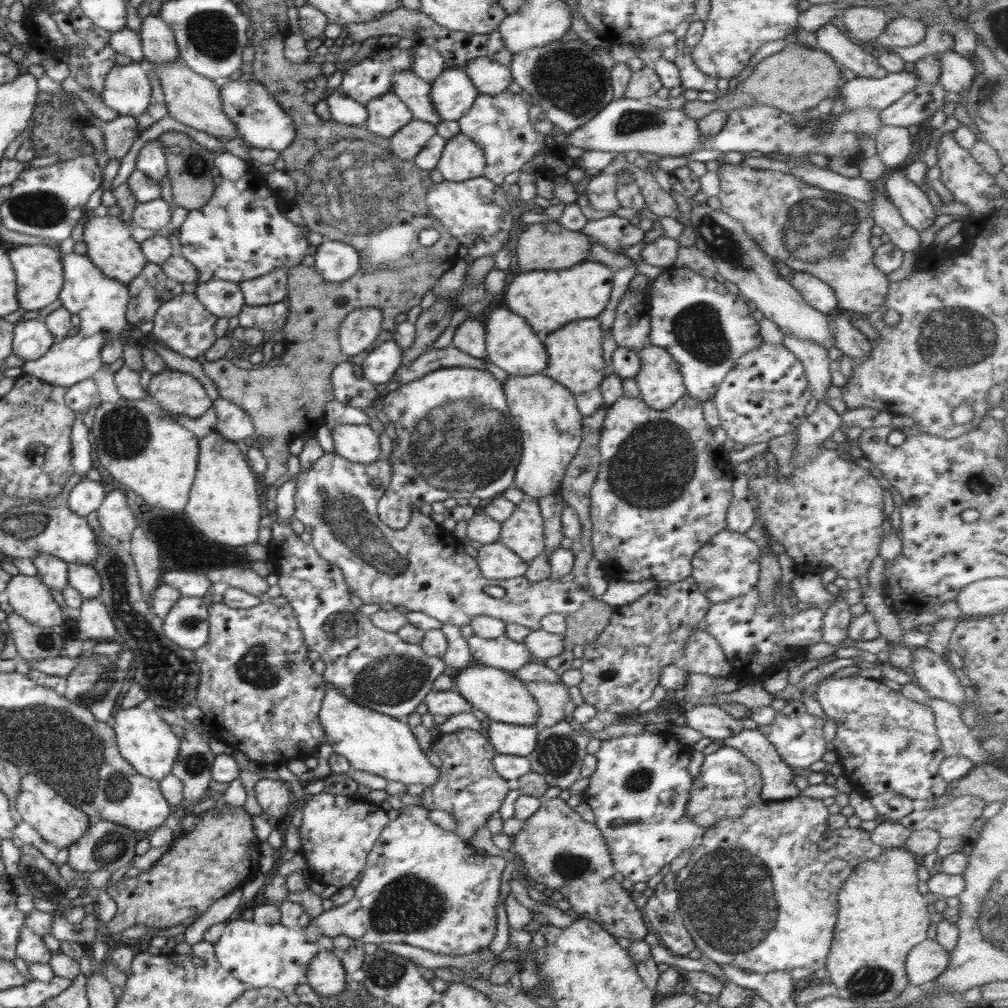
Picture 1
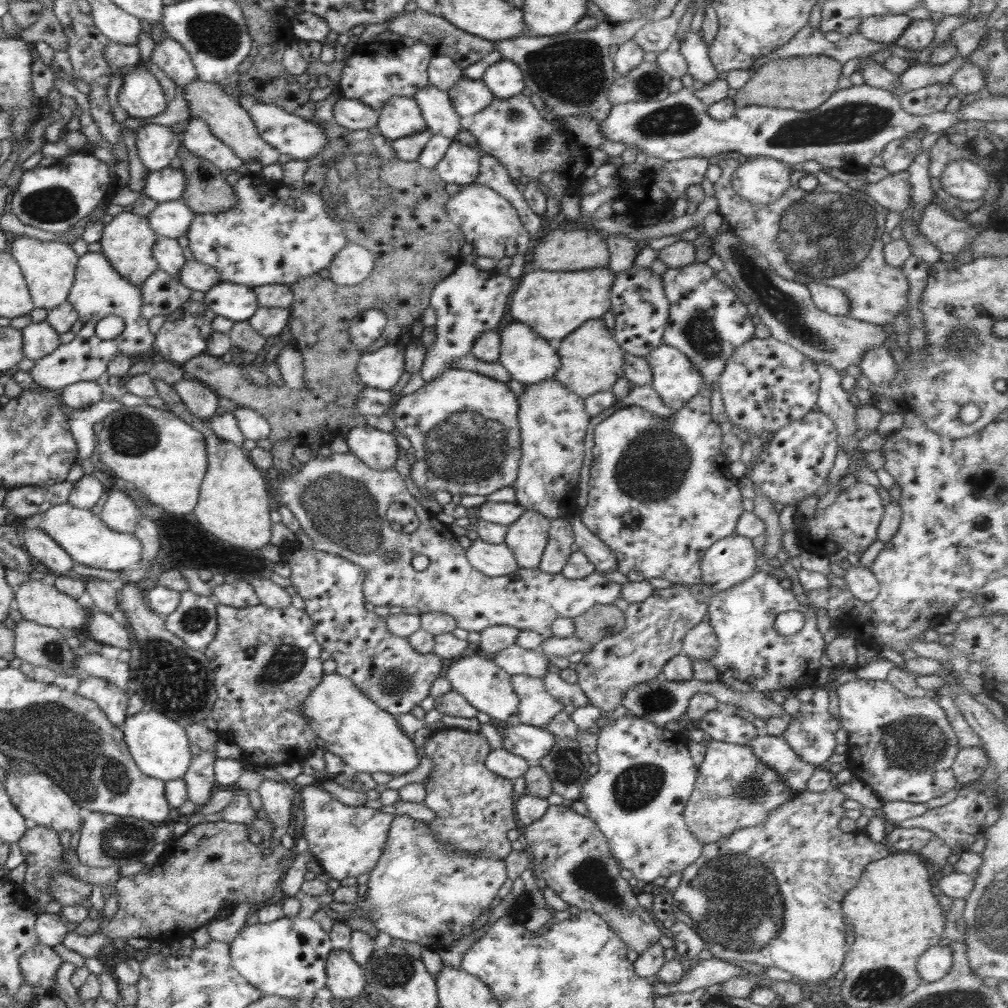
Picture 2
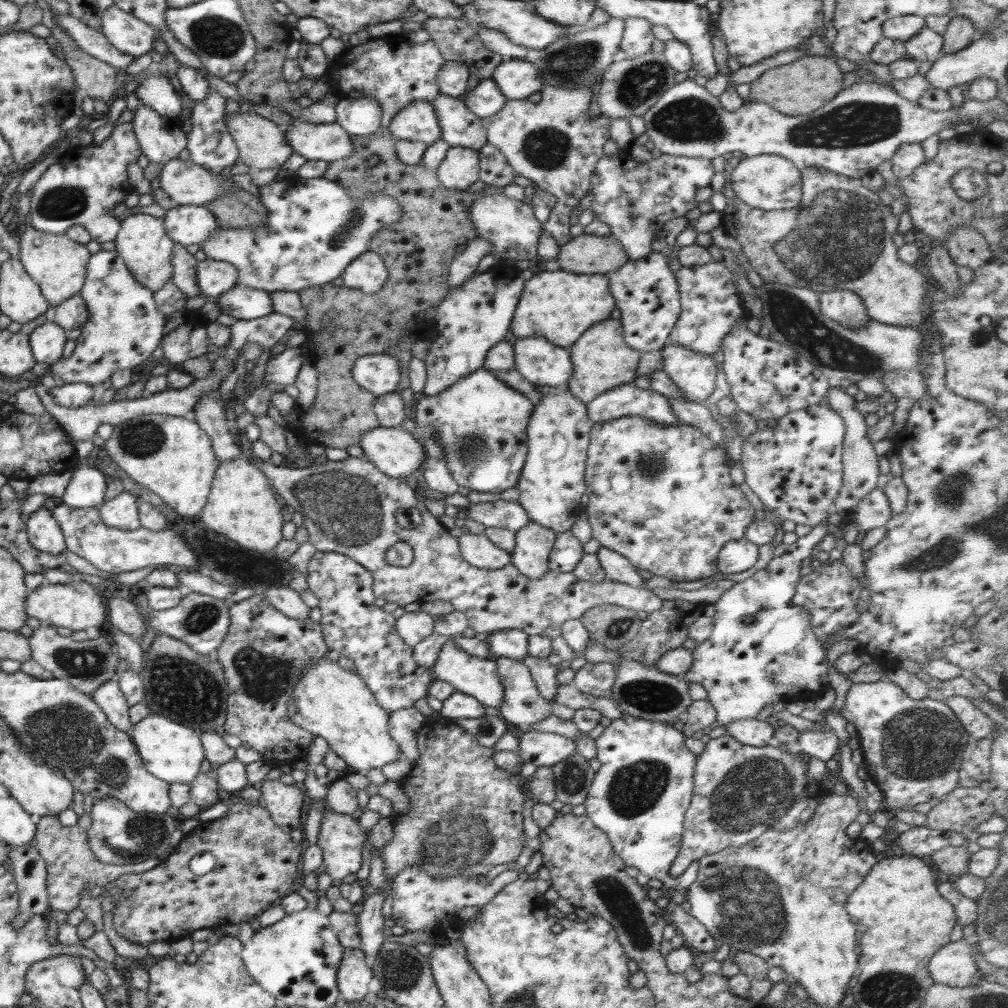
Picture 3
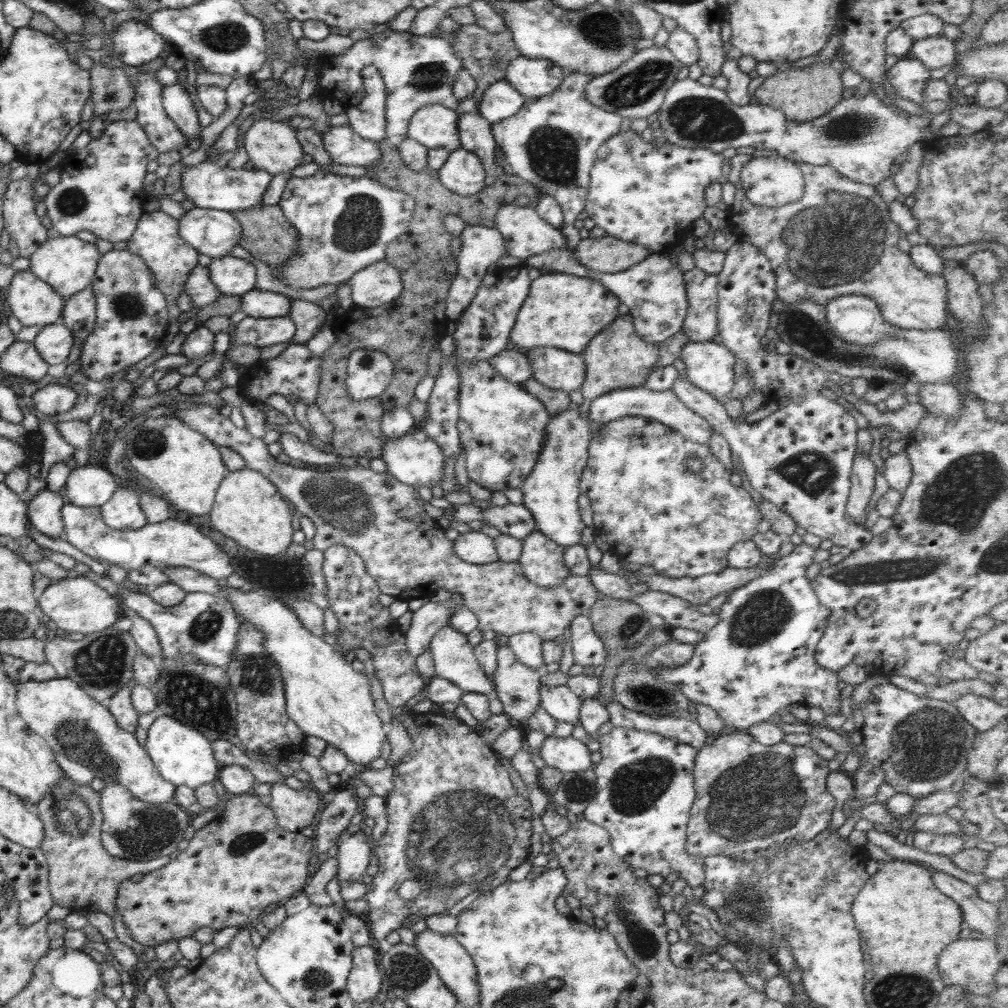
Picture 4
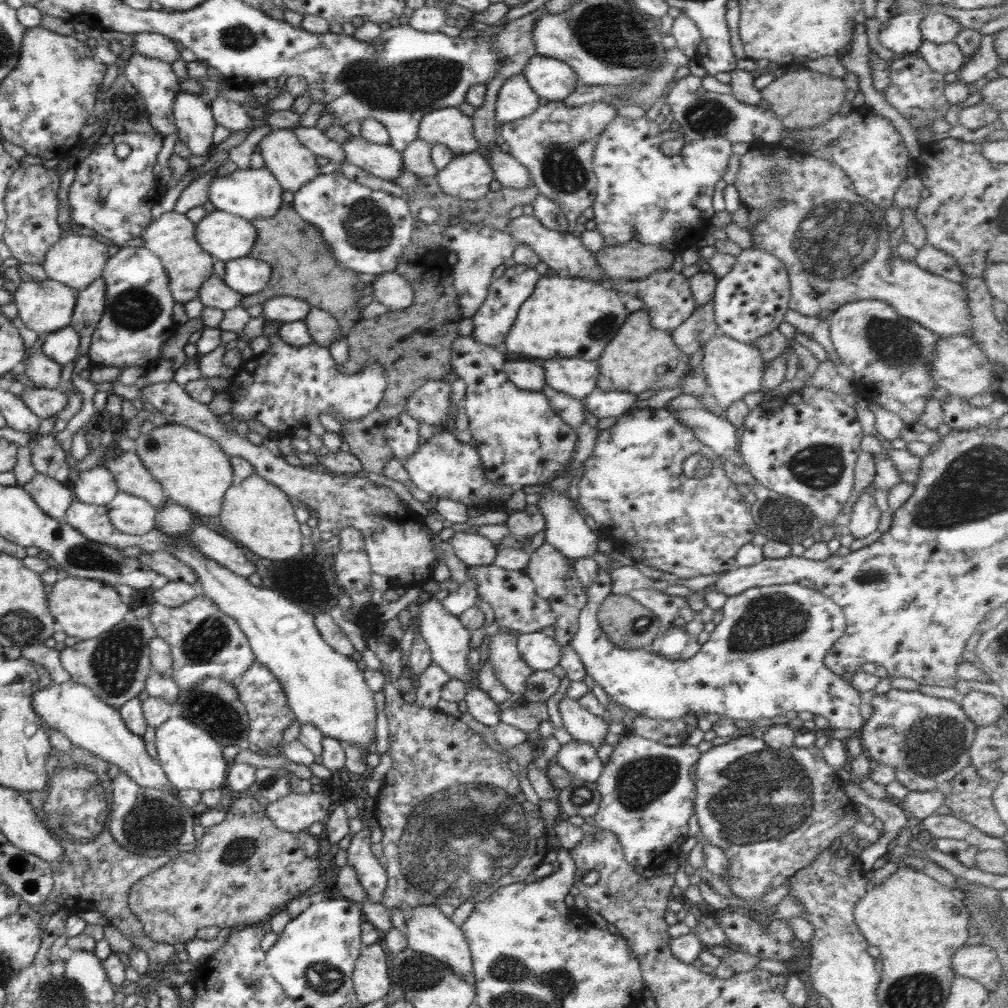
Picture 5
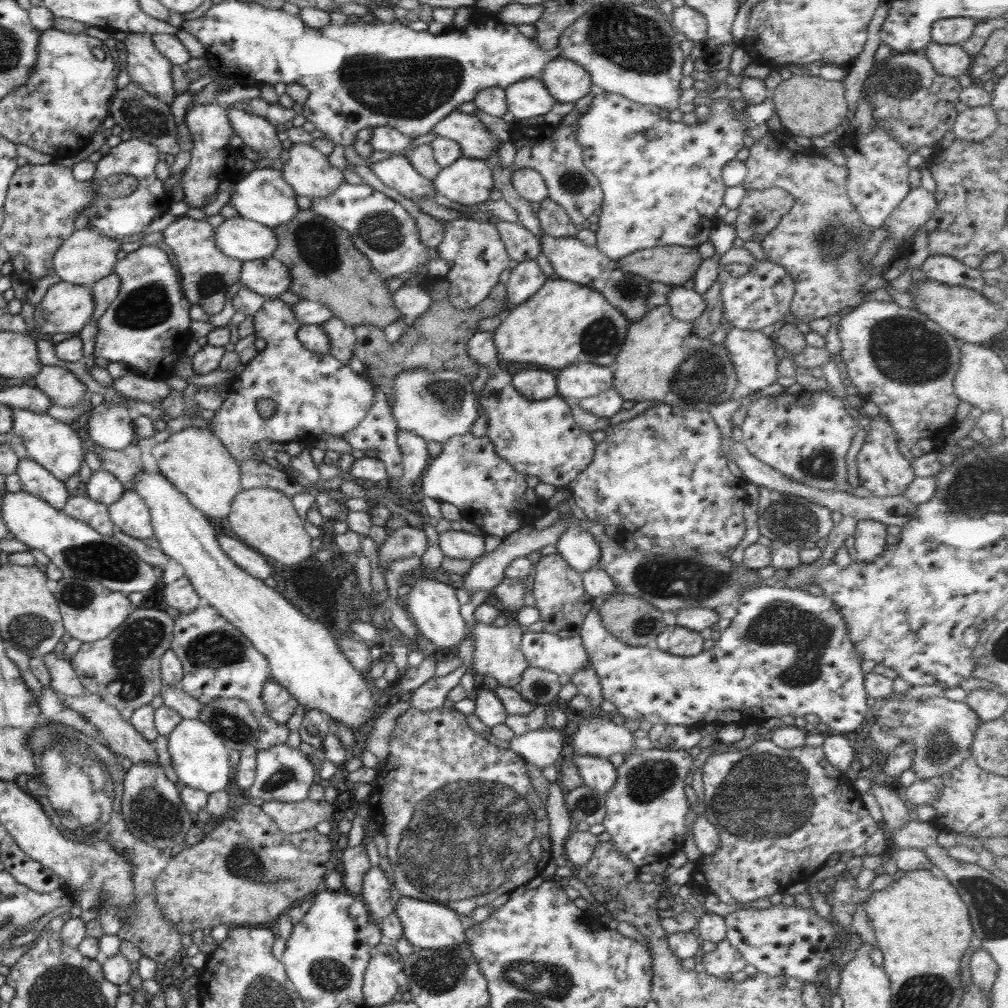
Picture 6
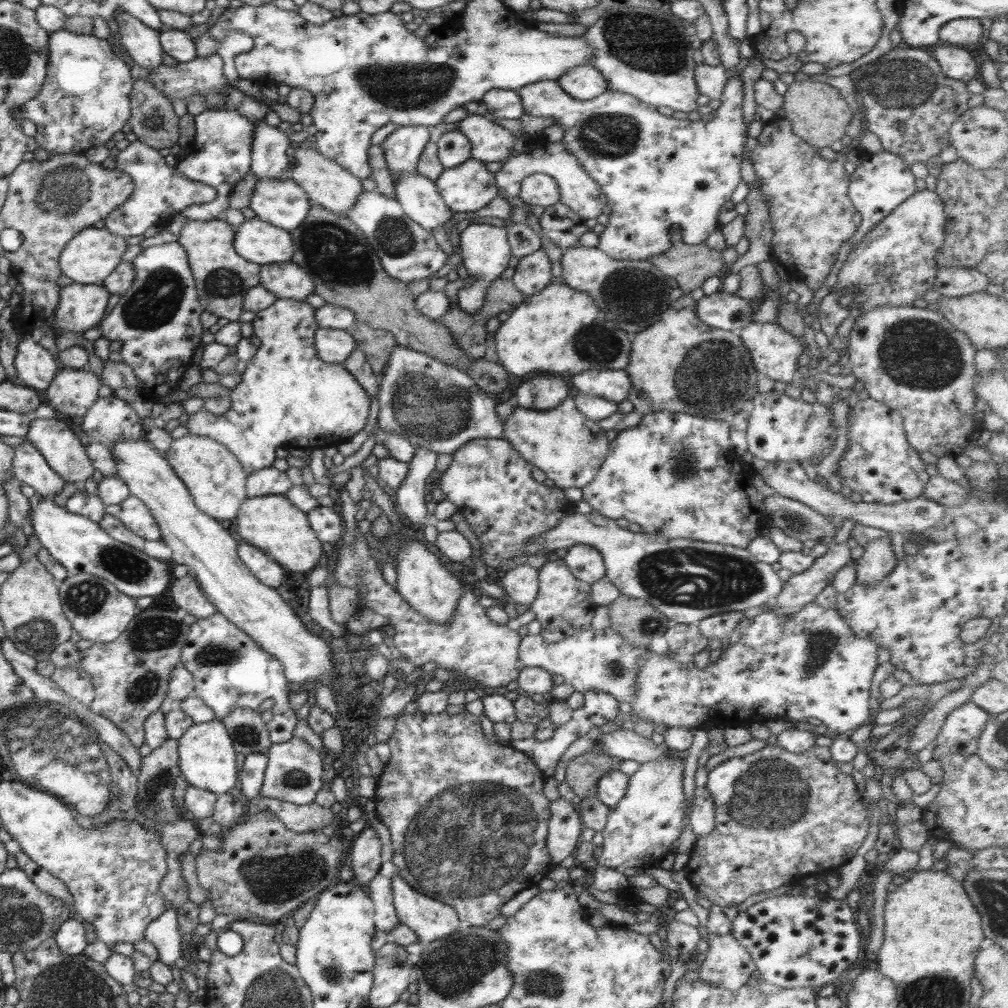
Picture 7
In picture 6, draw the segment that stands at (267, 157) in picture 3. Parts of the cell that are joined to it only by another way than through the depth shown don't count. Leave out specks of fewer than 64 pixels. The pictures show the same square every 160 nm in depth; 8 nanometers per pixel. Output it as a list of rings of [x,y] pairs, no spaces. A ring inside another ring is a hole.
[[[293,143],[289,149],[289,158],[280,173],[284,180],[294,189],[297,196],[308,196],[308,198],[322,198],[335,191],[339,184],[345,182],[343,172],[329,164],[328,156],[318,151],[310,144]]]

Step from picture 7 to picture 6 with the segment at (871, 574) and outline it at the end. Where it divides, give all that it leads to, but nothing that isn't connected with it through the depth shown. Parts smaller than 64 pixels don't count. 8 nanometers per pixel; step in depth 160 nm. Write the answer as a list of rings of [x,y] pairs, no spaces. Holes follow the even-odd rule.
[[[860,520],[857,522],[854,539],[856,539],[855,549],[857,553],[854,557],[861,563],[874,562],[888,546],[887,531],[884,524],[876,520]]]

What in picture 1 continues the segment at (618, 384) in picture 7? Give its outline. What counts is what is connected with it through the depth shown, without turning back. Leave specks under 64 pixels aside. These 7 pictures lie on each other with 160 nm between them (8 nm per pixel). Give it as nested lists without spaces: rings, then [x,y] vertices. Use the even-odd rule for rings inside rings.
[[[498,307],[485,314],[487,360],[512,376],[528,376],[543,371],[548,364],[548,353],[525,318],[510,309]]]

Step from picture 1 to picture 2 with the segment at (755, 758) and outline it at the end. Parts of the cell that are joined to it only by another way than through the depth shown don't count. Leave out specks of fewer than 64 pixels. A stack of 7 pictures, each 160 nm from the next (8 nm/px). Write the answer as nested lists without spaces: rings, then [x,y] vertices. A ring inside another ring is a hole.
[[[762,733],[747,746],[755,753],[757,760],[775,770],[793,792],[806,791],[806,782],[817,765],[804,762],[784,738]]]

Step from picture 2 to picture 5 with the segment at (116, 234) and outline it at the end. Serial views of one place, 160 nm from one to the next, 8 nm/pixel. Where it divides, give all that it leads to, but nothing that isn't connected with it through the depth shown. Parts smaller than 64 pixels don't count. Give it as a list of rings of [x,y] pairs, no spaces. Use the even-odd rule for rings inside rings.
[[[170,211],[163,213],[157,219],[151,219],[151,223],[141,233],[144,240],[144,248],[158,256],[169,278],[169,289],[174,302],[185,303],[192,299],[198,299],[198,291],[206,277],[214,275],[214,257],[208,254],[196,240],[195,224],[185,214]]]

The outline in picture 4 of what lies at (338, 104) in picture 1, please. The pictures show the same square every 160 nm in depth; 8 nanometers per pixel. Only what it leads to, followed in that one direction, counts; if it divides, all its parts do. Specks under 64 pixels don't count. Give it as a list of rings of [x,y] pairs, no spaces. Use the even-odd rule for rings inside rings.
[[[364,67],[361,72],[365,97],[354,106],[344,110],[352,131],[374,142],[386,136],[385,82],[376,67]]]

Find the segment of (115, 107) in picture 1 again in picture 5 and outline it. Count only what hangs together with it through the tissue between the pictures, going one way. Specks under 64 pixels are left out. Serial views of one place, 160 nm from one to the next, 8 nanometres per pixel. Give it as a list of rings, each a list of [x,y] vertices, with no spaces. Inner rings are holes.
[[[180,89],[173,104],[173,116],[179,140],[182,140],[194,156],[208,155],[215,144],[212,133],[216,121],[210,105],[197,94]]]

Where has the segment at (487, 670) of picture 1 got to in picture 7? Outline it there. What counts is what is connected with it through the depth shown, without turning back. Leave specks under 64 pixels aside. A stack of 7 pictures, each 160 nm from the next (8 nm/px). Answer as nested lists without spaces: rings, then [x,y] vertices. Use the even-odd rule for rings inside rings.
[[[408,540],[408,543],[401,548],[394,563],[398,593],[408,601],[408,605],[428,620],[436,624],[448,624],[462,597],[460,592],[462,583],[442,566],[436,554],[426,547],[426,541],[423,543],[422,540]]]

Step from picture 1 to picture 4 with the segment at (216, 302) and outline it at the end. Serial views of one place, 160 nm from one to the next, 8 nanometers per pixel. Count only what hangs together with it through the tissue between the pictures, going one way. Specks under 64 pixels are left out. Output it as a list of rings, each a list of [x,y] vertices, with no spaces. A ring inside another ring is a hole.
[[[254,288],[239,295],[240,309],[254,318],[288,317],[292,298],[273,291]]]

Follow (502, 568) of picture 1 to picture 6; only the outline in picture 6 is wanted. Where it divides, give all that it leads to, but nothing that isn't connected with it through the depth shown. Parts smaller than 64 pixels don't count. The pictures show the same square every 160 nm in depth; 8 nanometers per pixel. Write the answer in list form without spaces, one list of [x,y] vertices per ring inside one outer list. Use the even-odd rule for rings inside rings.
[[[448,530],[439,536],[441,552],[447,557],[474,561],[485,553],[483,535],[474,536],[468,532]]]

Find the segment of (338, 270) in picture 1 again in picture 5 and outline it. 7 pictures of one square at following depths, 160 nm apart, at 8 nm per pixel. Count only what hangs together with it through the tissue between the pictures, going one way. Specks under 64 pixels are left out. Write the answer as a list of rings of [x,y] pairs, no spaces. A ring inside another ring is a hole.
[[[395,270],[377,274],[373,288],[375,300],[392,311],[408,309],[413,304],[412,285]]]

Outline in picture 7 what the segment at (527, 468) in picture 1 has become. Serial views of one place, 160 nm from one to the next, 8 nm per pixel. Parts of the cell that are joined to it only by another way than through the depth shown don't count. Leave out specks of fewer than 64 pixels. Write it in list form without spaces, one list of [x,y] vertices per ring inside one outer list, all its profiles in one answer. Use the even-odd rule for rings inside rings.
[[[575,544],[568,547],[566,556],[563,557],[569,571],[590,586],[606,574],[603,556],[593,546]]]

